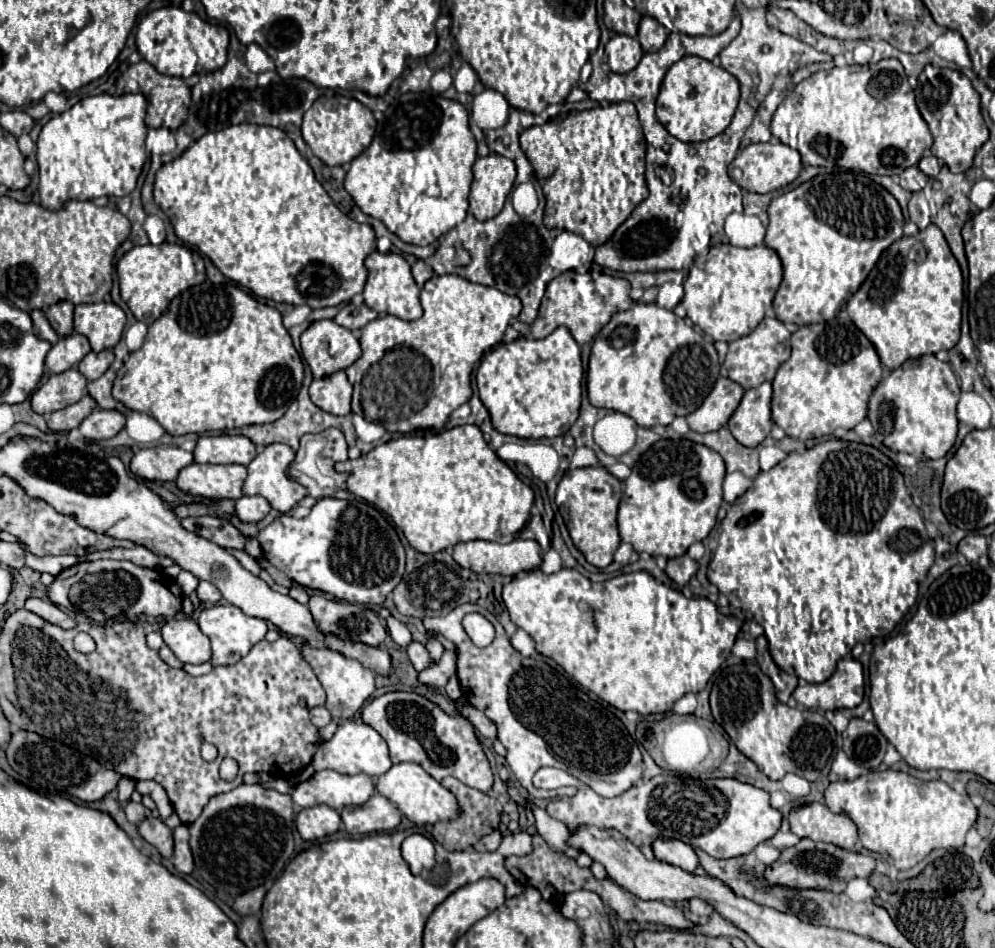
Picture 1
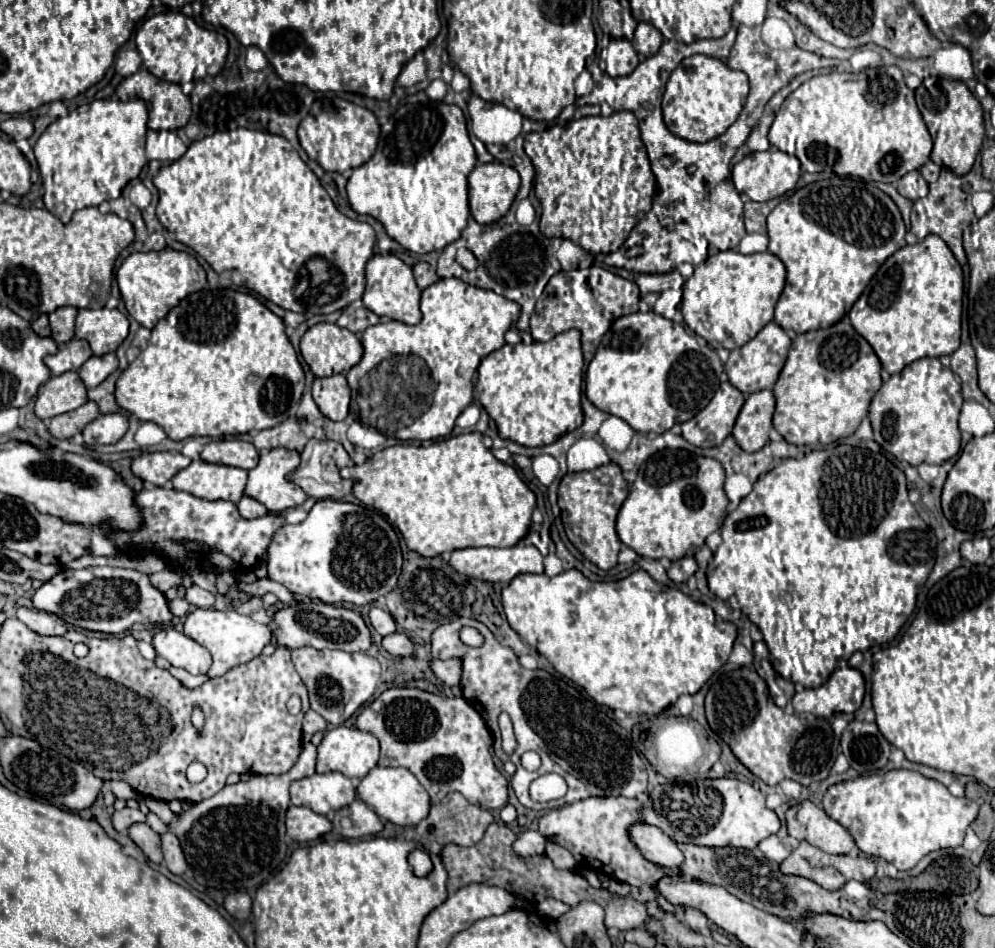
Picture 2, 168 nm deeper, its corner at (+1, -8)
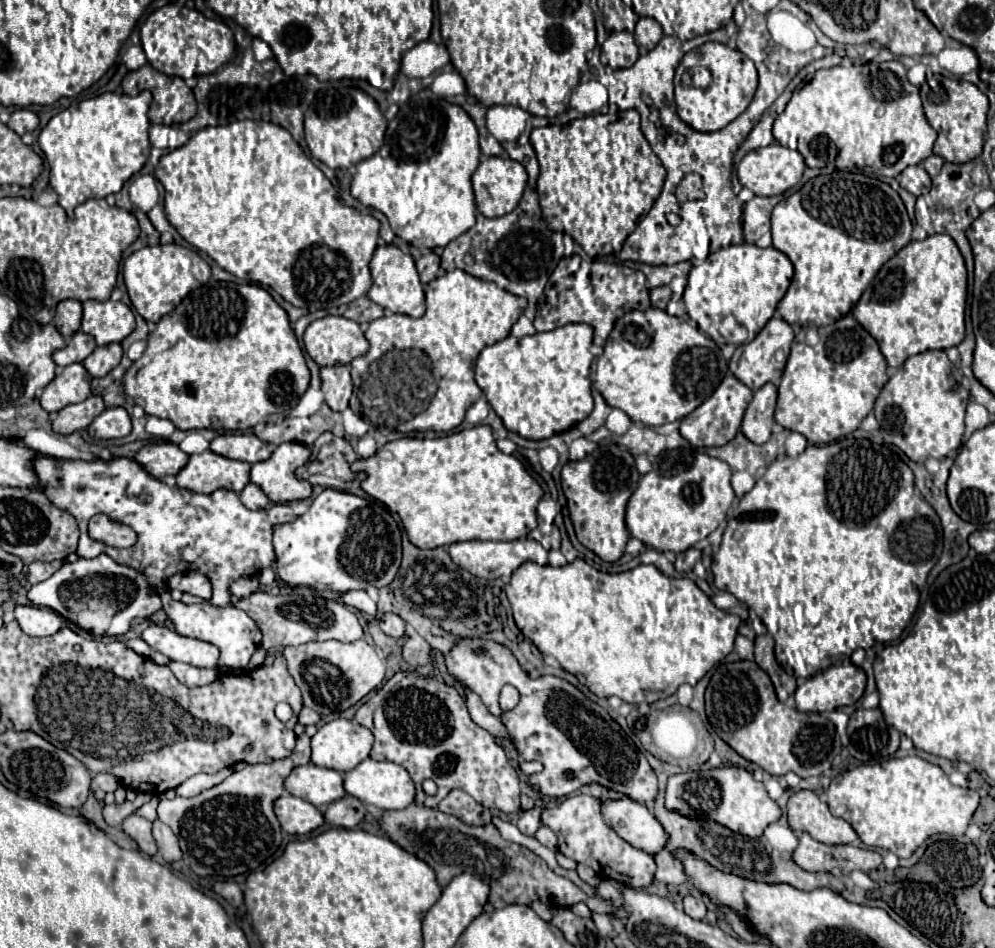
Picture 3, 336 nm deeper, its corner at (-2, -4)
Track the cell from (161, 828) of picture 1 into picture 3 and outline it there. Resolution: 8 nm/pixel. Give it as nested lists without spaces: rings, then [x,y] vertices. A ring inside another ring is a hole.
[[[130,815],[126,821],[124,821],[124,831],[138,843],[140,851],[148,853],[148,855],[154,855],[158,851],[156,847],[156,841],[152,837],[152,823],[140,815]]]

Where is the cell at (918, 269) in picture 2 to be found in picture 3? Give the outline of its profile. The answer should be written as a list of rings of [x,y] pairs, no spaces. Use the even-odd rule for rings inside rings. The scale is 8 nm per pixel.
[[[946,233],[930,235],[924,241],[910,241],[878,271],[874,281],[862,293],[852,309],[856,321],[878,341],[882,355],[890,367],[902,367],[912,355],[930,349],[948,349],[958,345],[965,337],[966,267],[964,259]]]

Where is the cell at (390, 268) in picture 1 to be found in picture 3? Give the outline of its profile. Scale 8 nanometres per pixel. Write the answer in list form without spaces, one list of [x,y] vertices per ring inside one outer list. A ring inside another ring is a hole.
[[[380,245],[374,251],[374,257],[370,261],[370,271],[372,271],[372,289],[368,291],[368,297],[384,307],[390,309],[392,313],[402,313],[408,317],[422,317],[424,315],[424,287],[418,279],[418,271],[414,267],[414,259],[408,253],[402,253],[394,245]]]

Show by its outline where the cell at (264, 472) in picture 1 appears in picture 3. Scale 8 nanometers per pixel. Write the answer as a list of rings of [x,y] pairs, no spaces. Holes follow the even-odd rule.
[[[282,443],[274,449],[272,457],[254,463],[250,471],[250,481],[258,485],[272,503],[290,503],[298,499],[308,499],[312,485],[308,481],[298,481],[294,471],[306,465],[310,459],[310,449],[302,443]]]

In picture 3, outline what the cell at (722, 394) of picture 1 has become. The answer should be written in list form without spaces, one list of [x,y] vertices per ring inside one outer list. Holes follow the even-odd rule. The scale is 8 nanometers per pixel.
[[[726,377],[720,387],[714,391],[714,395],[710,399],[706,399],[706,403],[702,403],[702,407],[698,407],[698,411],[692,411],[690,415],[686,415],[686,419],[680,421],[680,433],[686,441],[690,441],[690,445],[694,447],[718,447],[718,445],[726,445],[730,439],[734,439],[736,431],[740,429],[742,423],[742,415],[748,407],[752,399],[752,391],[738,381],[736,377]]]

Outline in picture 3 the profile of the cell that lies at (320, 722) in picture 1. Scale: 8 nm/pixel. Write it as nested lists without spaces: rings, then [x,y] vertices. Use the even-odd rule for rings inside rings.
[[[304,707],[304,709],[300,711],[300,715],[298,715],[298,721],[300,721],[302,725],[316,725],[316,723],[320,723],[320,715],[318,715],[314,709]]]

